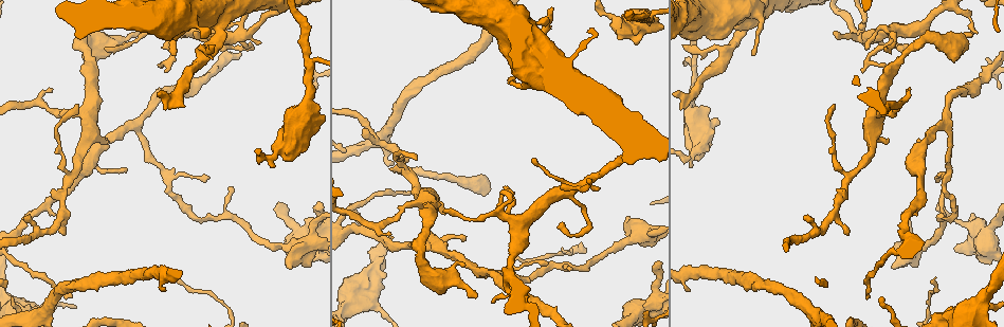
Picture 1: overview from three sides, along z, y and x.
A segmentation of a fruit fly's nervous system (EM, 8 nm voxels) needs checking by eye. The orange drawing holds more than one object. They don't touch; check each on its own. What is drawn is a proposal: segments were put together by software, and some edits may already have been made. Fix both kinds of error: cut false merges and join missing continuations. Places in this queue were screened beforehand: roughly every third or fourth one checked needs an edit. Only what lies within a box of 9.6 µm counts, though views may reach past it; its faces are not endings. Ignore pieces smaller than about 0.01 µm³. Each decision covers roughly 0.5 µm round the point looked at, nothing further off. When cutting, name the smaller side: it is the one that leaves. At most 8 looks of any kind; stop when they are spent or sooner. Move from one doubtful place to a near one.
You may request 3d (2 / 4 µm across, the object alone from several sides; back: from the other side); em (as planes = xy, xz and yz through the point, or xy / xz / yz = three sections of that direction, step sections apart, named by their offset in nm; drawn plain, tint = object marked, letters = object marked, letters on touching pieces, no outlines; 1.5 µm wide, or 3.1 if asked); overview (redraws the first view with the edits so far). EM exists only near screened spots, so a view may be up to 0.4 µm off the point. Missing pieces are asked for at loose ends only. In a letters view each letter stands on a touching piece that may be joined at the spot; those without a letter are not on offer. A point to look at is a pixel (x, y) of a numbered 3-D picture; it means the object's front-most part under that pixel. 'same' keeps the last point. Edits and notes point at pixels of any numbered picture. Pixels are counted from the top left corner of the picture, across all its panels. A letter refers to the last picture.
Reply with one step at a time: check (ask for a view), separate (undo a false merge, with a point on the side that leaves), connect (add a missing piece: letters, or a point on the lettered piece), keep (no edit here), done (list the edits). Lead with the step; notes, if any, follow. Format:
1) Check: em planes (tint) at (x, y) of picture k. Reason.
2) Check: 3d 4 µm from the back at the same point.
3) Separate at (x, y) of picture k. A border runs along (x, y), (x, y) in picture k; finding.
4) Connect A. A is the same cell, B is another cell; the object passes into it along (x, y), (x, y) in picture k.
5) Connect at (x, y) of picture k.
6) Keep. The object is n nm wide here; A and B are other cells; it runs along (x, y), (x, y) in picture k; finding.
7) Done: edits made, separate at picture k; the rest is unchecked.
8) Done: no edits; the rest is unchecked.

Check: em xz step 4 (tint) at (752, 55) of picture 1. Branch stops here.

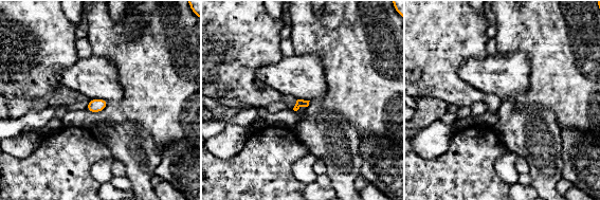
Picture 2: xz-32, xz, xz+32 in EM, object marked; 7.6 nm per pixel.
Check: em planes (letters) at the same point. Another direction.

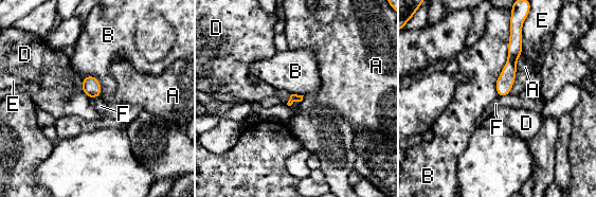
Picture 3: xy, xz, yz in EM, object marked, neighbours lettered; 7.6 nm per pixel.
Keep. A, B, D, E and F are other cells; it runs along (516, 35), (511, 65), (500, 93) in picture 3; none of them fits.

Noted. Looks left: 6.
Check: em yz step 4 (tint) at (465, 263) of picture 1. An open end.

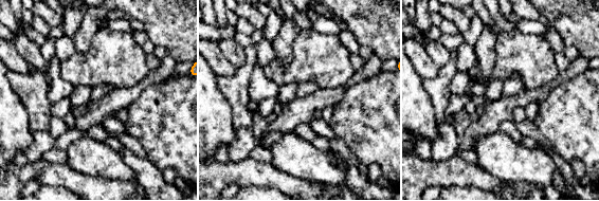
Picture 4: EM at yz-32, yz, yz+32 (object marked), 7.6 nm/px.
Check: em planes (letters) at the same point. Cut it another way.

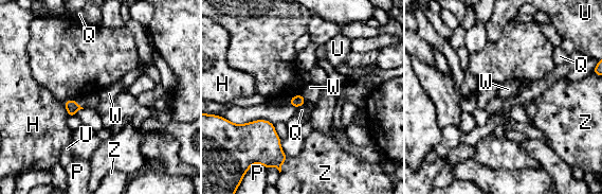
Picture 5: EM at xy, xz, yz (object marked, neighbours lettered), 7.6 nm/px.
Keep. H, P, Q, U, W and Z are other cells; a border runs along (300, 92), (306, 101) in picture 5; none of them fits.

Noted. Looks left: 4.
Check: em xy step 4 (letters) at (179, 281) of picture 1. Thin end.

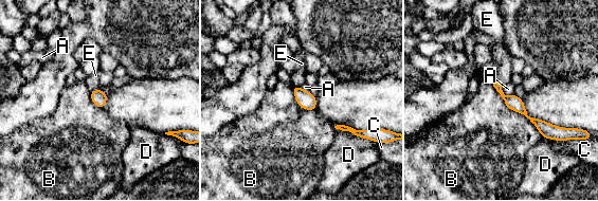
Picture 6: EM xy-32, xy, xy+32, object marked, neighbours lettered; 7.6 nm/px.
Keep. A, B, C, D and E are other cells; it runs along (499, 88), (531, 120), (560, 130) in picture 6; no lettered piece goes on from it.

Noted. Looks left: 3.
Done: no edits; the rest is unchecked.

